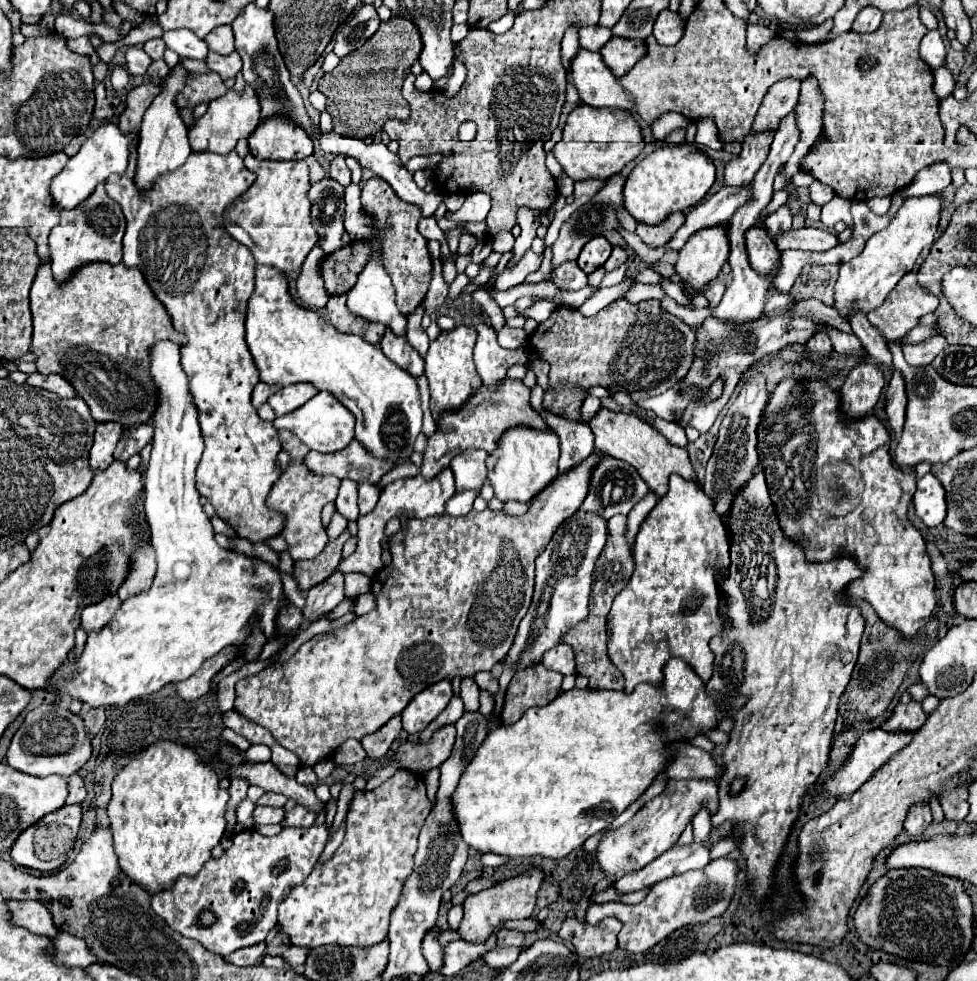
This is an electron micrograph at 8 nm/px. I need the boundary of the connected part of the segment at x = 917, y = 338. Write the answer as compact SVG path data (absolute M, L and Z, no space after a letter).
M916 326L916 328L912 328L904 338L898 340L898 346L904 348L904 342L906 342L906 344L918 344L918 342L926 340L928 336L934 336L936 332L938 332L938 330L936 330L934 326Z

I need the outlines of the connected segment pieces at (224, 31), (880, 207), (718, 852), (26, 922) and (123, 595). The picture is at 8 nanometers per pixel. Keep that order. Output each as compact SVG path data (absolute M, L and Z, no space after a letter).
M220 26L214 28L204 42L208 44L208 48L216 54L230 54L234 52L234 36L232 36L232 28L230 26Z
M872 198L866 204L874 214L886 214L890 208L890 198Z
M736 840L719 841L718 843L710 844L710 858L717 859L736 849Z
M8 900L6 902L10 910L10 924L14 926L24 926L32 934L42 934L42 936L54 936L58 930L52 924L50 912L36 900Z
M154 550L138 552L136 560L134 560L134 566L132 566L132 572L128 574L128 580L120 586L118 598L124 602L124 600L128 600L132 596L148 592L148 588L152 584L152 578L154 578L154 572L156 572Z

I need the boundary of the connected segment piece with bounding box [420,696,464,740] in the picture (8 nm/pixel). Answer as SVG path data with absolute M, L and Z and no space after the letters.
M452 696L452 700L450 700L448 706L438 714L438 718L436 718L424 732L420 732L420 740L428 740L430 734L432 734L432 730L436 730L436 728L440 728L440 726L444 726L444 724L454 724L454 722L462 716L462 712L464 712L464 702L462 702L462 698L460 698L460 696Z

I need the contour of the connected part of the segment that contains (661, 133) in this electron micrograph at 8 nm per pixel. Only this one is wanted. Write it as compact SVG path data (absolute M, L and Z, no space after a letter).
M666 112L664 116L660 116L650 128L652 128L652 134L656 140L664 140L672 130L676 128L686 128L688 126L688 118L680 116L678 112Z

